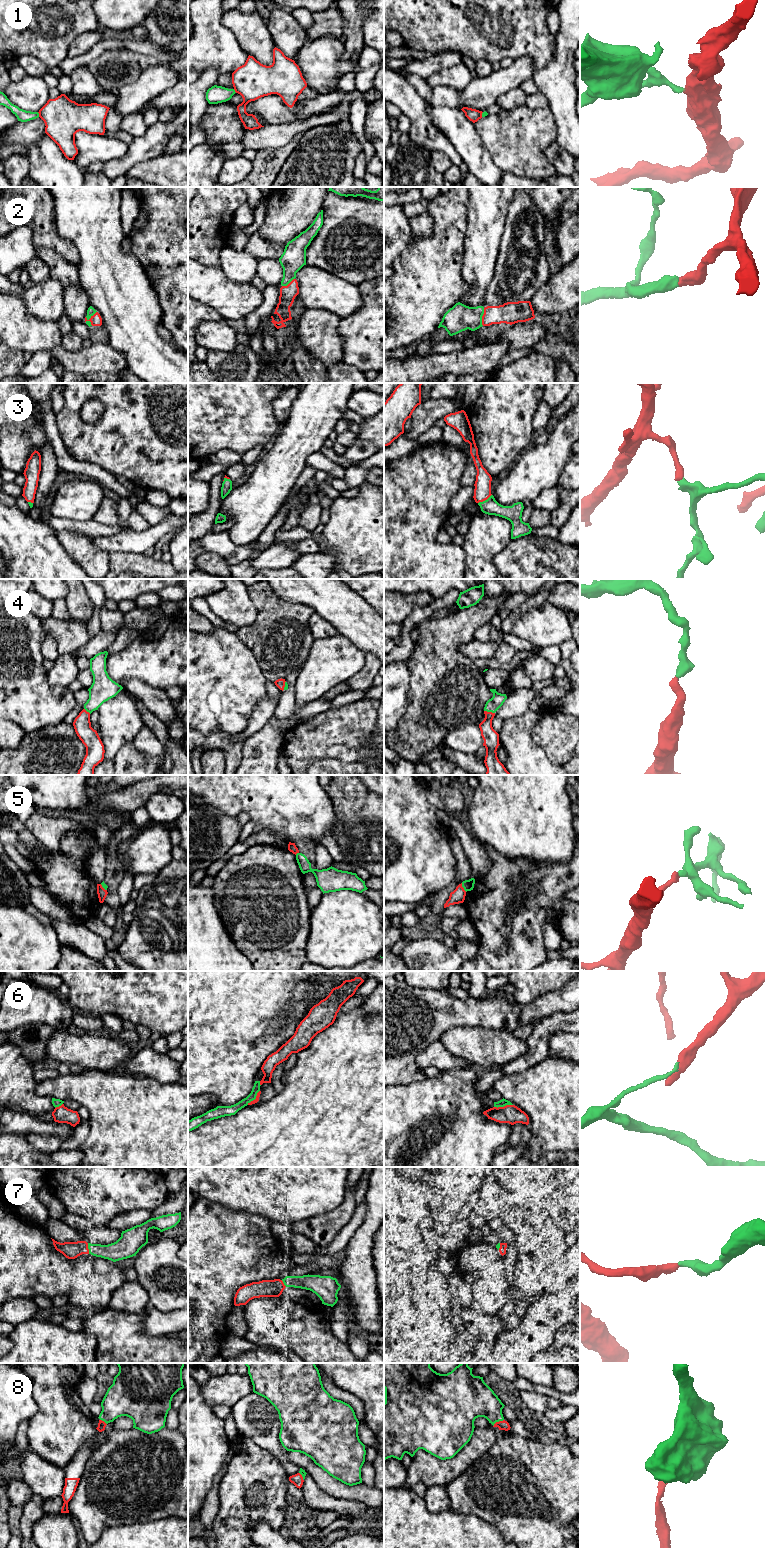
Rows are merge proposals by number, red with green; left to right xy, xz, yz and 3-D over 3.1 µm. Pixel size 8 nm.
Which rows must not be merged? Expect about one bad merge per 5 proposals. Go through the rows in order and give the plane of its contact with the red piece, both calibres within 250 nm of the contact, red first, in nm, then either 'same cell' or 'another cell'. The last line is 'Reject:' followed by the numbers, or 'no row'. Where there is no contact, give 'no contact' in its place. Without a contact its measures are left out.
1: contact in xy; calibres 320 and 100 nm; another cell
2: contact in xy; calibres 90 and 70 nm; same cell
3: contact in yz; calibres 140 and 130 nm; same cell
4: contact in yz; calibres 130 and 110 nm; same cell
5: contact in yz; calibres 110 and 90 nm; another cell
6: contact in yz; calibres 150 and 60 nm; another cell
7: contact in xy; calibres 140 and 150 nm; same cell
8: contact in yz; calibres 80 and 280 nm; same cell
Reject: 1, 5, 6

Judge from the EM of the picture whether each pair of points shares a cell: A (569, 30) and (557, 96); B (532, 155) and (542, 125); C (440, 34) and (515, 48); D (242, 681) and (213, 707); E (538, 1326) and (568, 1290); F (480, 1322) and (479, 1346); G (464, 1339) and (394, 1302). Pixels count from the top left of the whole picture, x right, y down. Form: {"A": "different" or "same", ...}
{"A": "same", "B": "same", "C": "same", "D": "same", "E": "same", "F": "same", "G": "different"}

